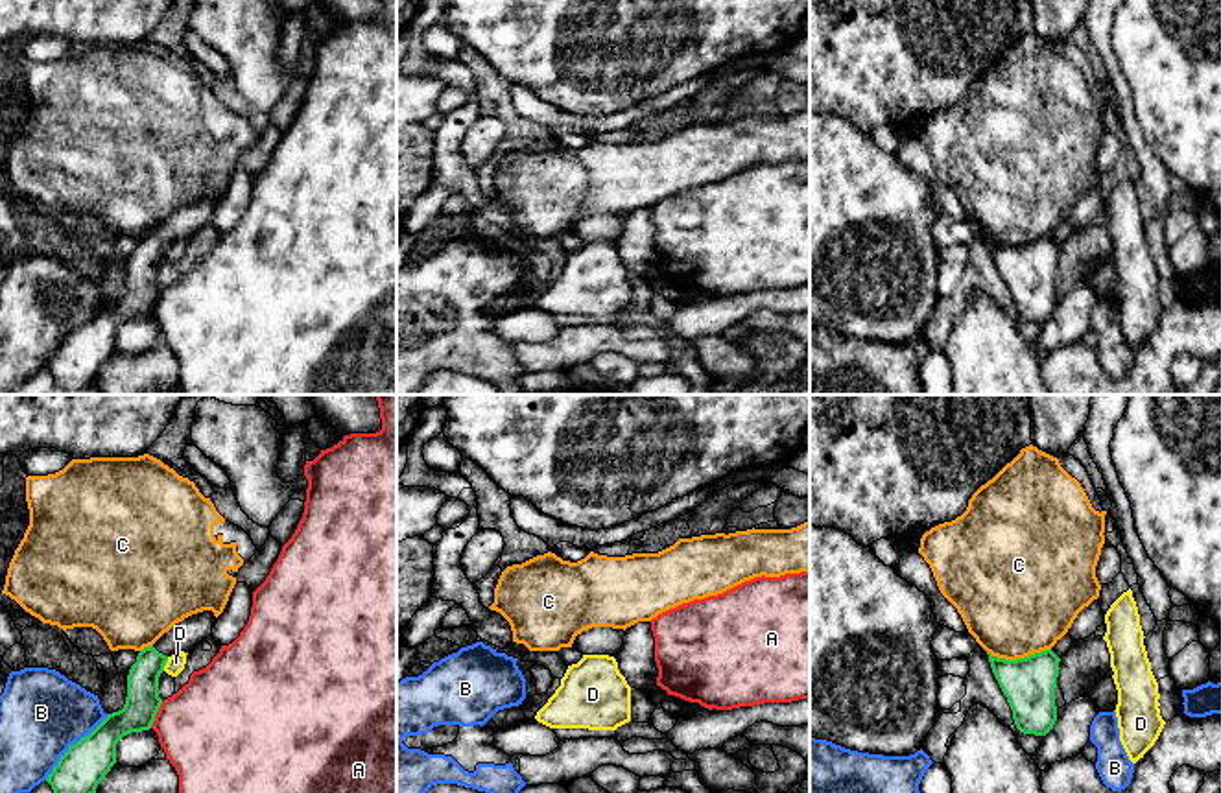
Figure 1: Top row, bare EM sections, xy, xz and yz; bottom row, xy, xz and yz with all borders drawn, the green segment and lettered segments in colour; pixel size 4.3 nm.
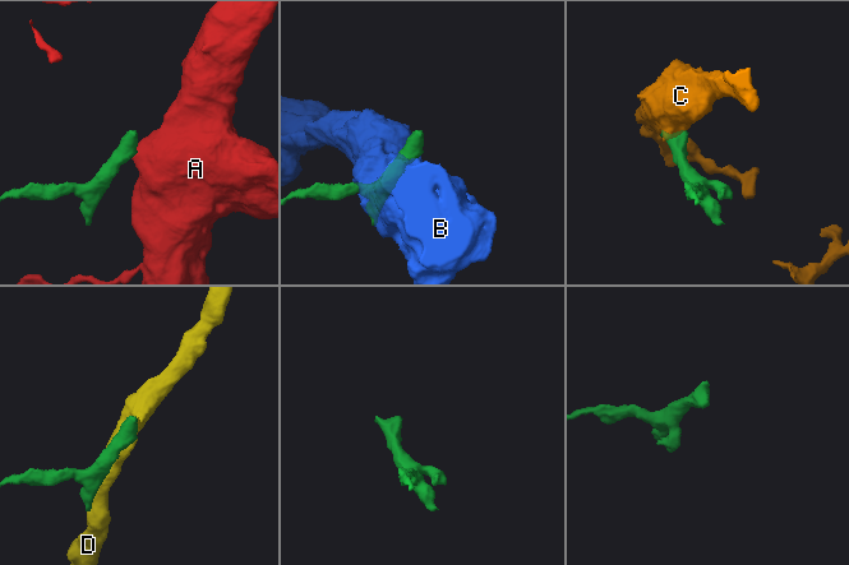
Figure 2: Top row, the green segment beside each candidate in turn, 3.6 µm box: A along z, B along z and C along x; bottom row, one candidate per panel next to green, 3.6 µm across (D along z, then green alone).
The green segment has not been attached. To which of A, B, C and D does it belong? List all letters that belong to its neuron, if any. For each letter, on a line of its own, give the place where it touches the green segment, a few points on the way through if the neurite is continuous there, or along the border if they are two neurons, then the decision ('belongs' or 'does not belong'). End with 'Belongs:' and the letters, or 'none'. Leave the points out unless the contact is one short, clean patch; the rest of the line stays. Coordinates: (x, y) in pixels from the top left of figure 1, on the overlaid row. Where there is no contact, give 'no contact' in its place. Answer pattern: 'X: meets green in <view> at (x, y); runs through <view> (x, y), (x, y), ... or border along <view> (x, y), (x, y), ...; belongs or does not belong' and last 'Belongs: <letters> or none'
A: meets green in xy at (155, 714); border along xy (163, 701), (150, 727); does not belong
B: meets green in xy at (74, 744); does not belong
C: meets green in yz at (1019, 659); border along yz (1050, 648), (1015, 659), (998, 659), (987, 653); does not belong
D: meets green in xy at (165, 664); does not belong
Belongs: none

